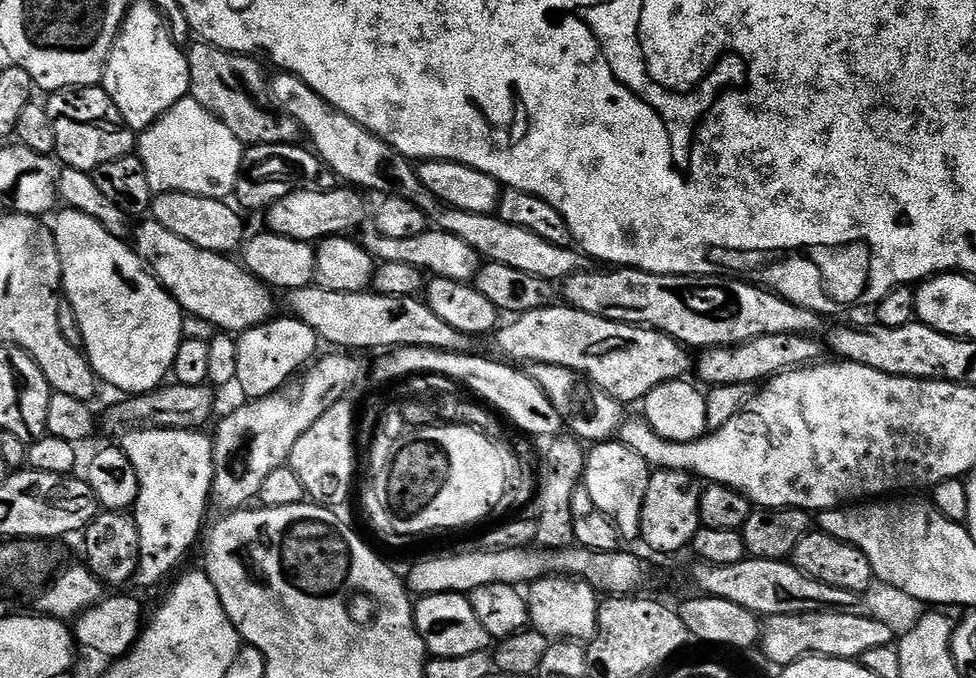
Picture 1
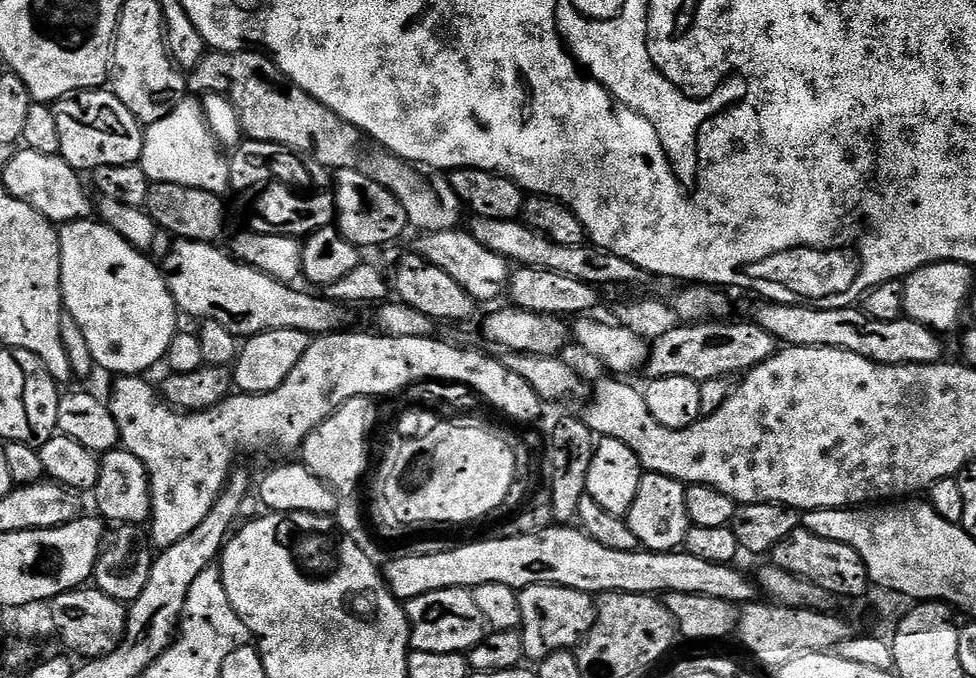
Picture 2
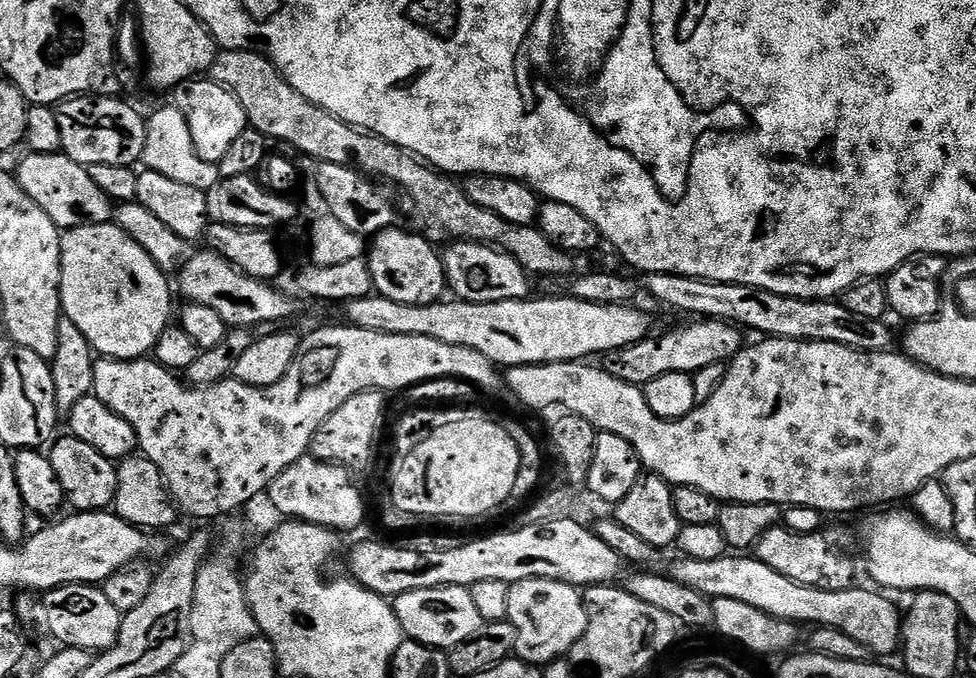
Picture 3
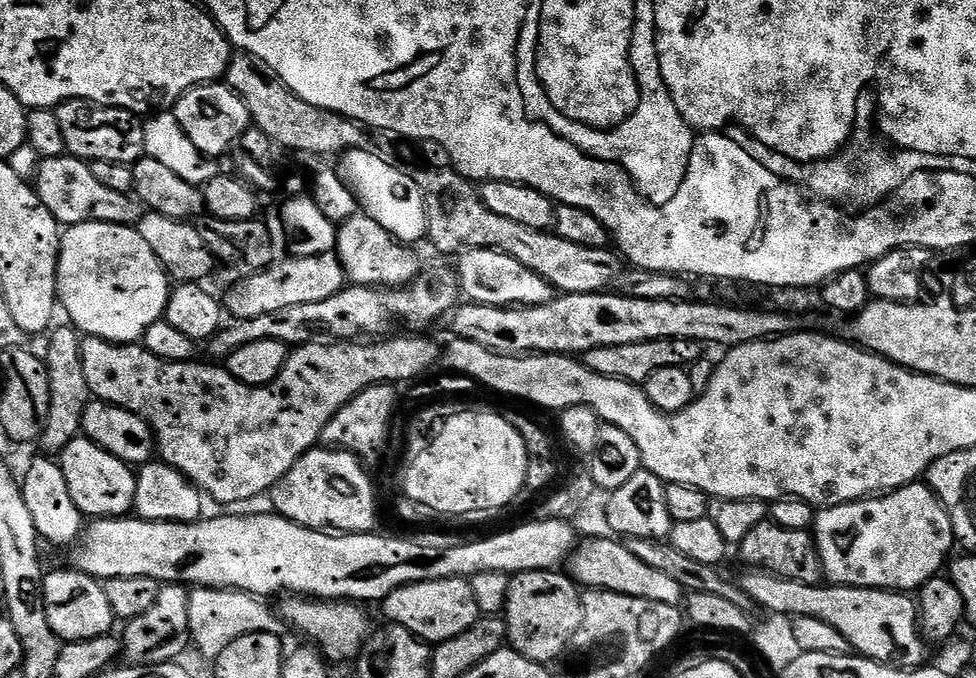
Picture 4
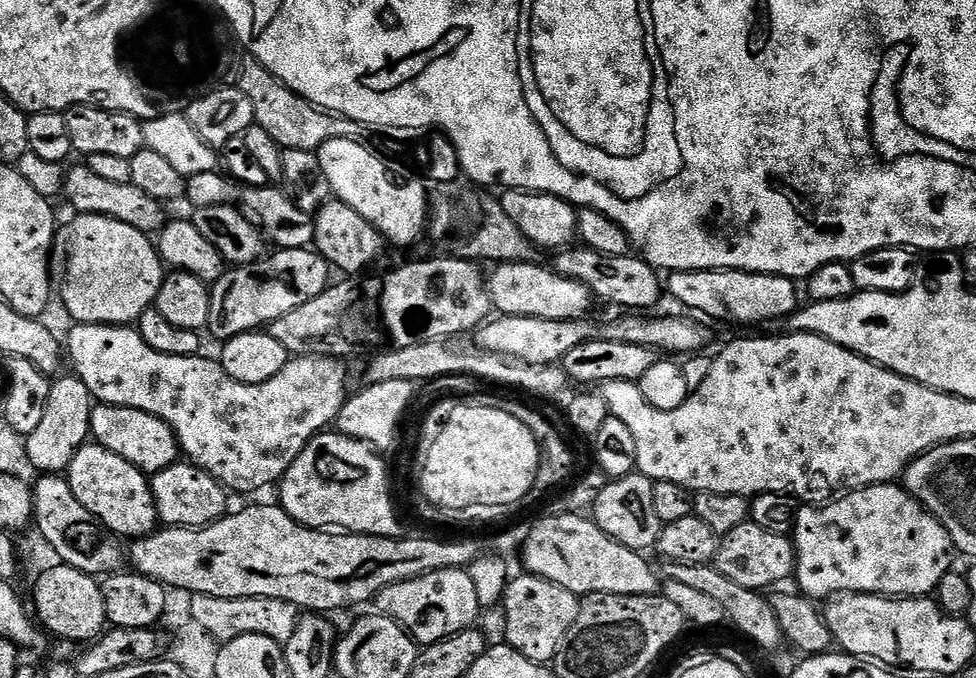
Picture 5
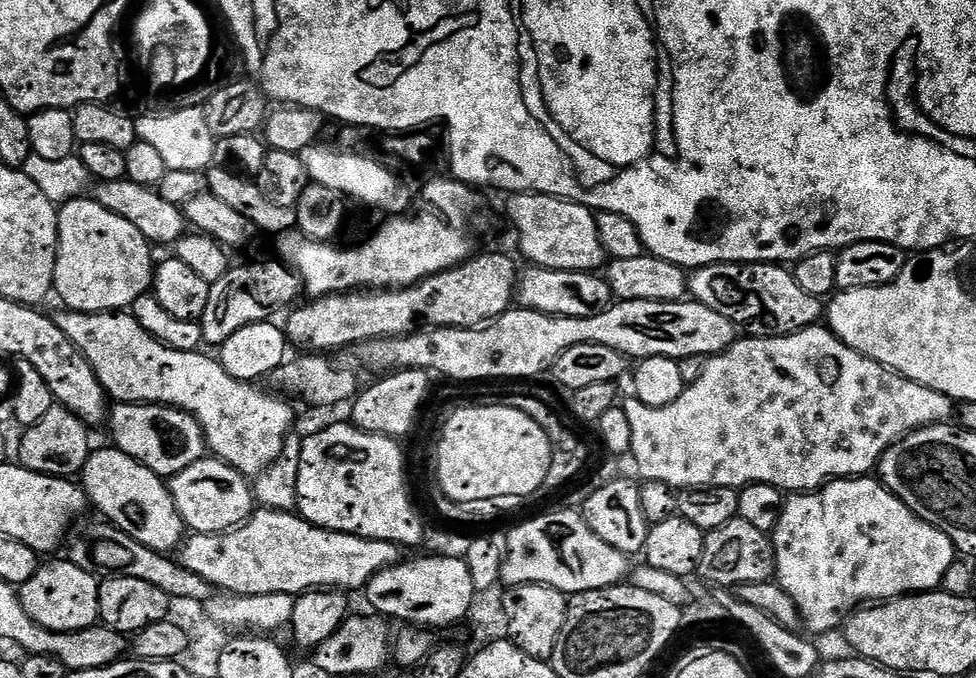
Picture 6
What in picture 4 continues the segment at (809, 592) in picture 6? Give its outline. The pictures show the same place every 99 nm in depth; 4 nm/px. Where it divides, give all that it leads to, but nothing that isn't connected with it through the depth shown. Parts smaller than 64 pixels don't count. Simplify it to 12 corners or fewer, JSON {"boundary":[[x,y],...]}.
{"boundary":[[924,482],[820,508],[831,583],[915,593],[957,543]]}

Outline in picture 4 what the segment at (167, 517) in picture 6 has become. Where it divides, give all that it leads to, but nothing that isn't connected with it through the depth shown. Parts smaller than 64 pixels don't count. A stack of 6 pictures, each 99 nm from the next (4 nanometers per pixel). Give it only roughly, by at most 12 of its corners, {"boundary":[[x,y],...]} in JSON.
{"boundary":[[86,438],[59,453],[88,518],[124,518],[136,472]]}

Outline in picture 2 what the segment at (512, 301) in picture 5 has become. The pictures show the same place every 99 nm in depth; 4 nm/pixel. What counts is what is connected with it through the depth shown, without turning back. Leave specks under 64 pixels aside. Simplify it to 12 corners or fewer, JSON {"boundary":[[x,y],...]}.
{"boundary":[[471,231],[415,238],[415,255],[473,300],[505,295],[509,261]]}

